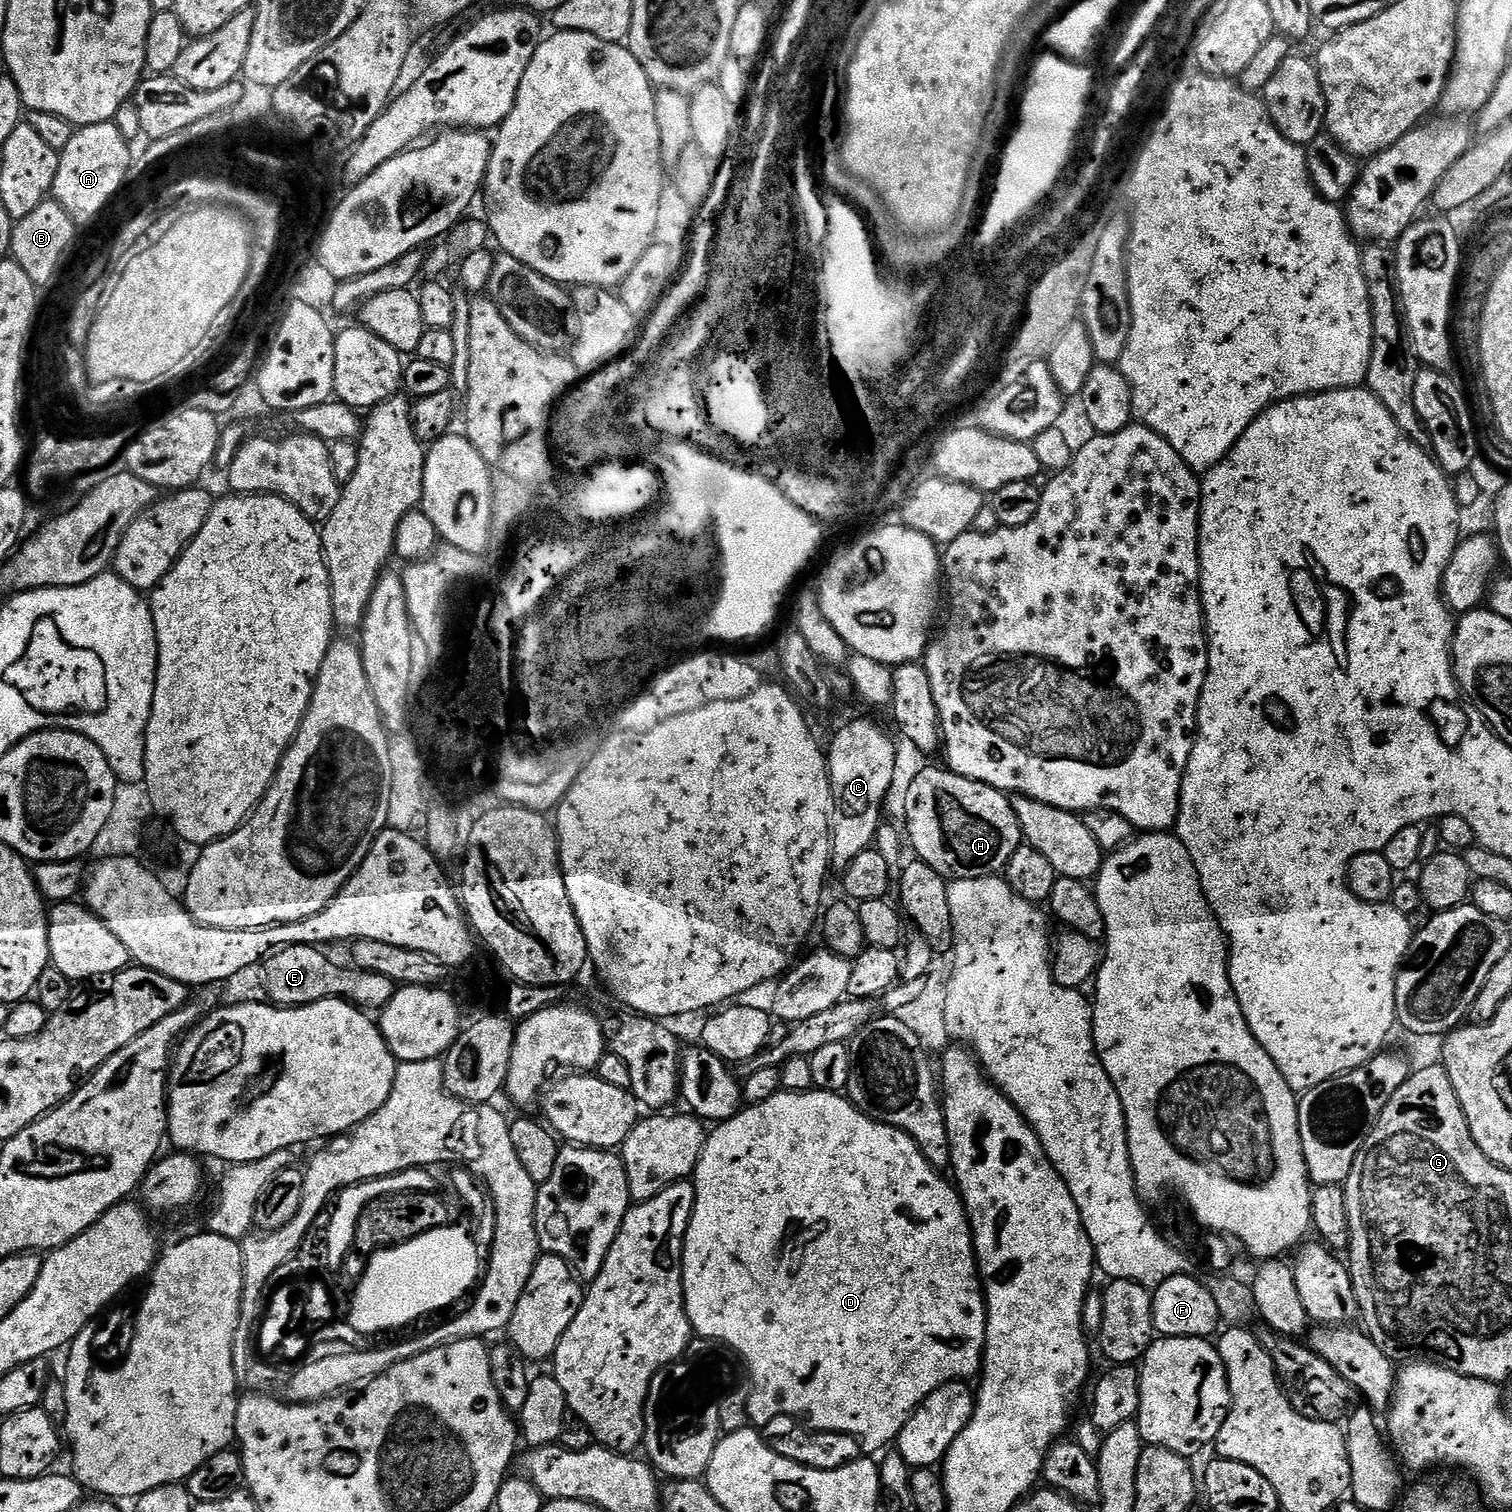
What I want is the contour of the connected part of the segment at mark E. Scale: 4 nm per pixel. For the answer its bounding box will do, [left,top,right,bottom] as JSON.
[263,946,398,1010]

